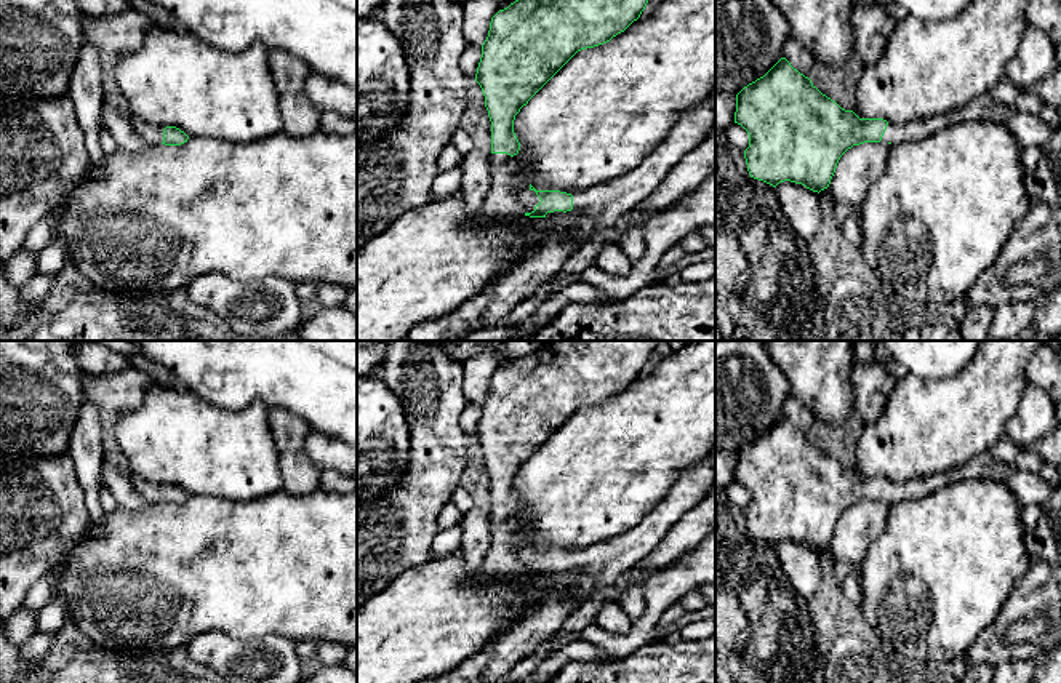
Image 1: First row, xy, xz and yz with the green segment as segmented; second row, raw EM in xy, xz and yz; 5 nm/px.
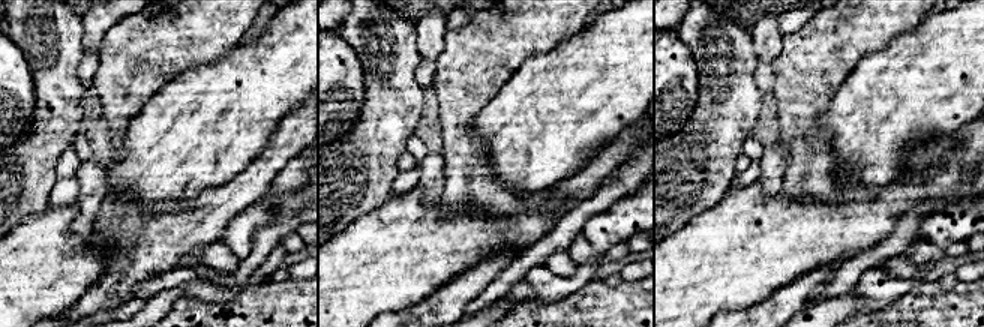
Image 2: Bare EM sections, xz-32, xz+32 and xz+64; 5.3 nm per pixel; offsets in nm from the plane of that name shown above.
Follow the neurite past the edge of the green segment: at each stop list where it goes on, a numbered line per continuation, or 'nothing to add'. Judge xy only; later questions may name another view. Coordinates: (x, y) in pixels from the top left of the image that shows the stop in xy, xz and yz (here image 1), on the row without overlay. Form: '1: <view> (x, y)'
1: xy (152, 493)

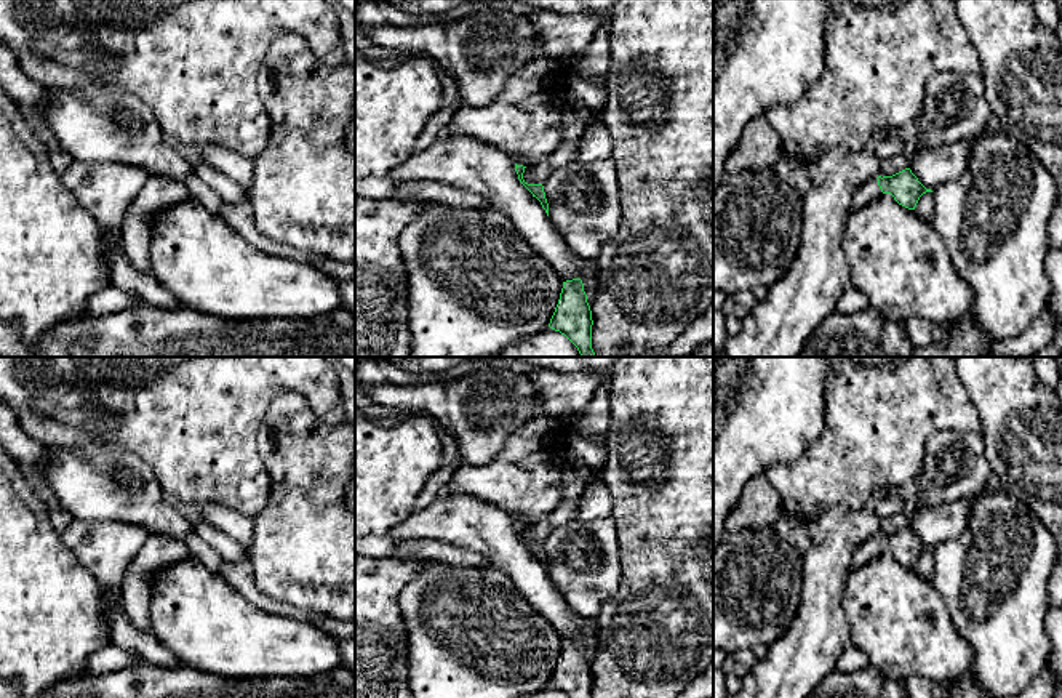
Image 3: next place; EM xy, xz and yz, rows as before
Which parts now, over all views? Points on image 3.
1: yz (870, 549)

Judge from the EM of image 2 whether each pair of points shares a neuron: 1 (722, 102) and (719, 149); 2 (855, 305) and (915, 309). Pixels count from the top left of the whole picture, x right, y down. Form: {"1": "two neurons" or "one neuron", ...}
{"1": "one neuron", "2": "two neurons"}

